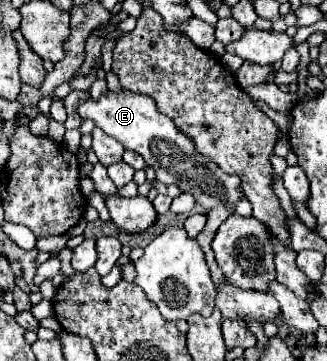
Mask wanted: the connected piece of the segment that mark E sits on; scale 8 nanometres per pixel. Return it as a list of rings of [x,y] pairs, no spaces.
[[[124,90],[122,94],[108,92],[100,100],[86,100],[78,104],[78,114],[82,118],[90,118],[98,128],[102,128],[108,136],[116,138],[124,144],[124,148],[130,148],[138,152],[148,166],[156,170],[156,180],[162,184],[176,184],[182,192],[190,192],[196,198],[196,204],[208,214],[216,208],[216,204],[224,202],[230,212],[236,210],[236,204],[246,198],[242,192],[242,182],[238,176],[230,176],[218,168],[212,160],[206,160],[196,148],[194,142],[182,134],[176,124],[158,112],[154,100],[146,94],[132,94]]]

